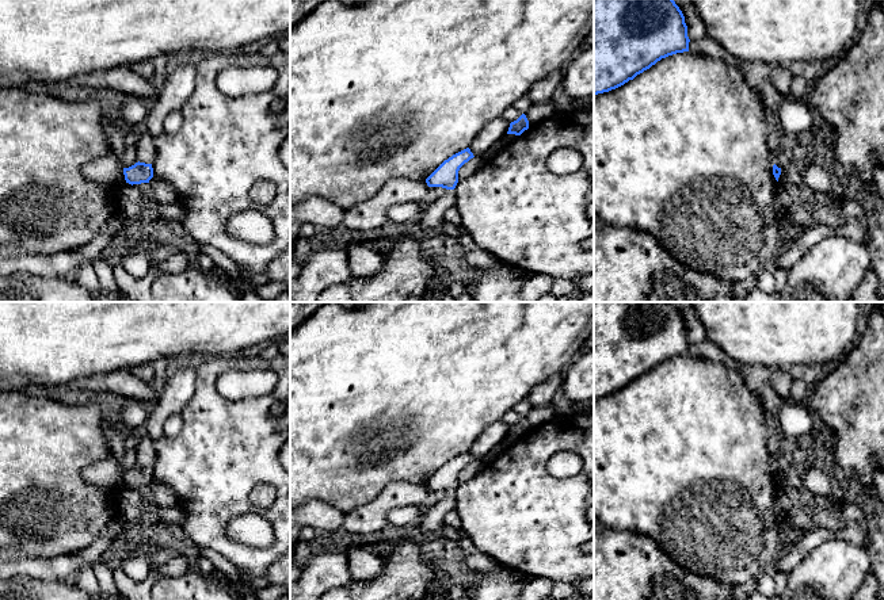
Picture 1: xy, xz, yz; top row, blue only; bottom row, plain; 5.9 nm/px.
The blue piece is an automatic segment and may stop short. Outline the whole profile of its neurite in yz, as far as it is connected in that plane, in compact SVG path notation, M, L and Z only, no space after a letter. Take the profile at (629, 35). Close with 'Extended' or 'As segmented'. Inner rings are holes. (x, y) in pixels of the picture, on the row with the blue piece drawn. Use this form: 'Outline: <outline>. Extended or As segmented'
Outline: M594 0L594 95L616 89L662 58L689 51L685 16L674 0Z. As segmented

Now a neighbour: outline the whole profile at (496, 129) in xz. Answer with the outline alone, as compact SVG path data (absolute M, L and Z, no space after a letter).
M495 118L476 135L469 149L473 156L481 156L491 146L498 144L508 131L510 123L500 118Z

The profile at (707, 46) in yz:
M705 37L698 41L690 41L689 50L696 54L701 54L715 60L721 60L729 65L738 66L742 70L743 62L740 62L735 56L728 53L720 43L717 43L715 39L709 37Z

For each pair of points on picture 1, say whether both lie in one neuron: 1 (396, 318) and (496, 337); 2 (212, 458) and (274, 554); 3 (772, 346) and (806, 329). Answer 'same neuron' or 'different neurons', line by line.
1: same neuron
2: same neuron
3: same neuron

